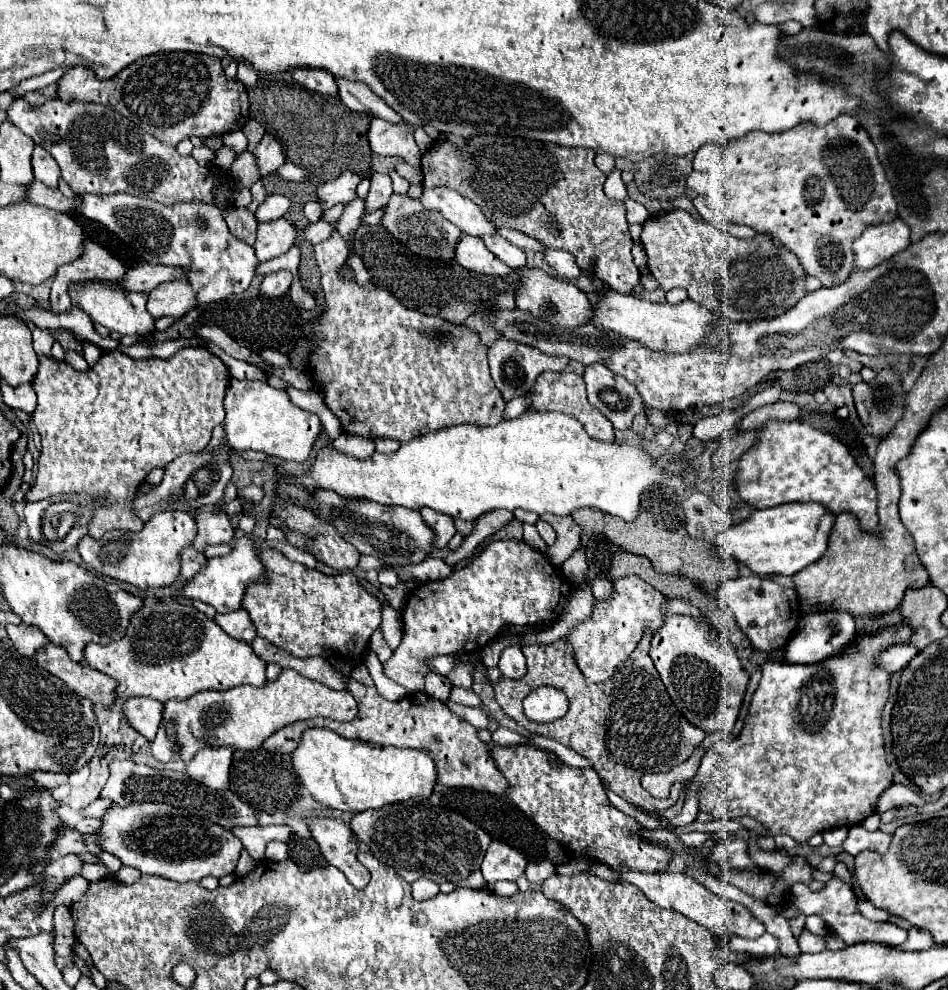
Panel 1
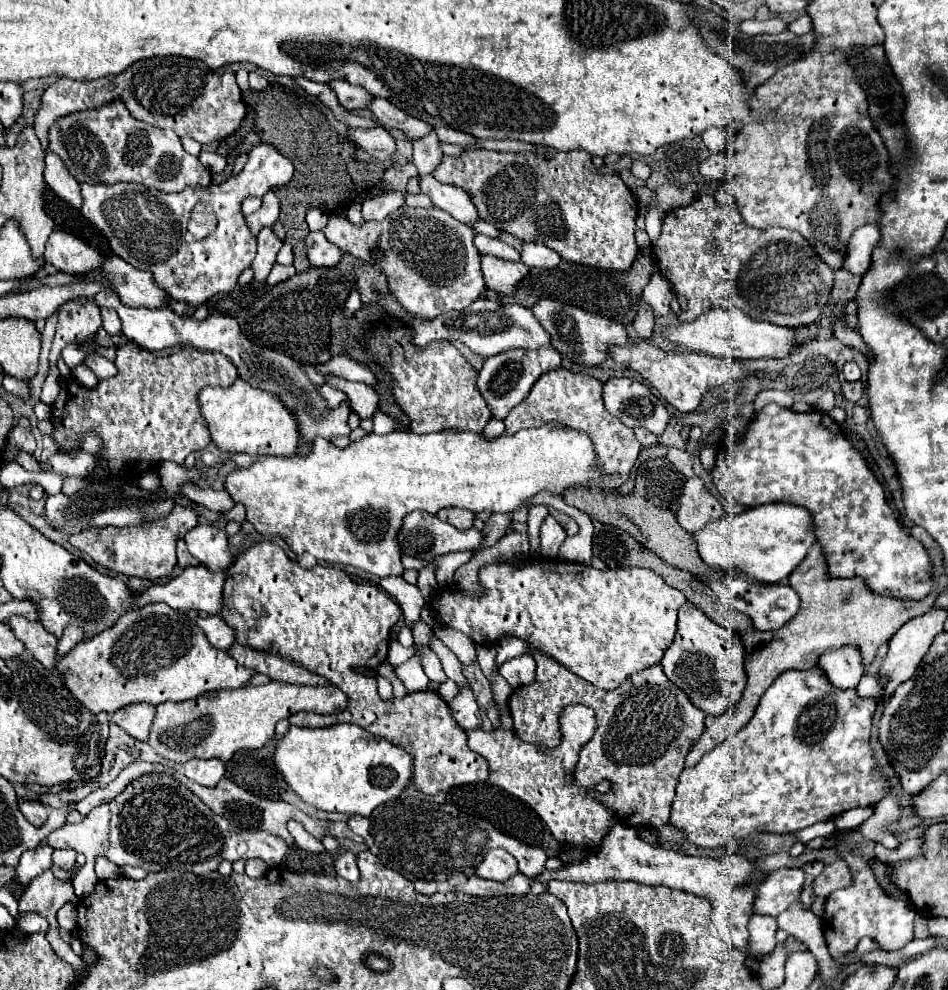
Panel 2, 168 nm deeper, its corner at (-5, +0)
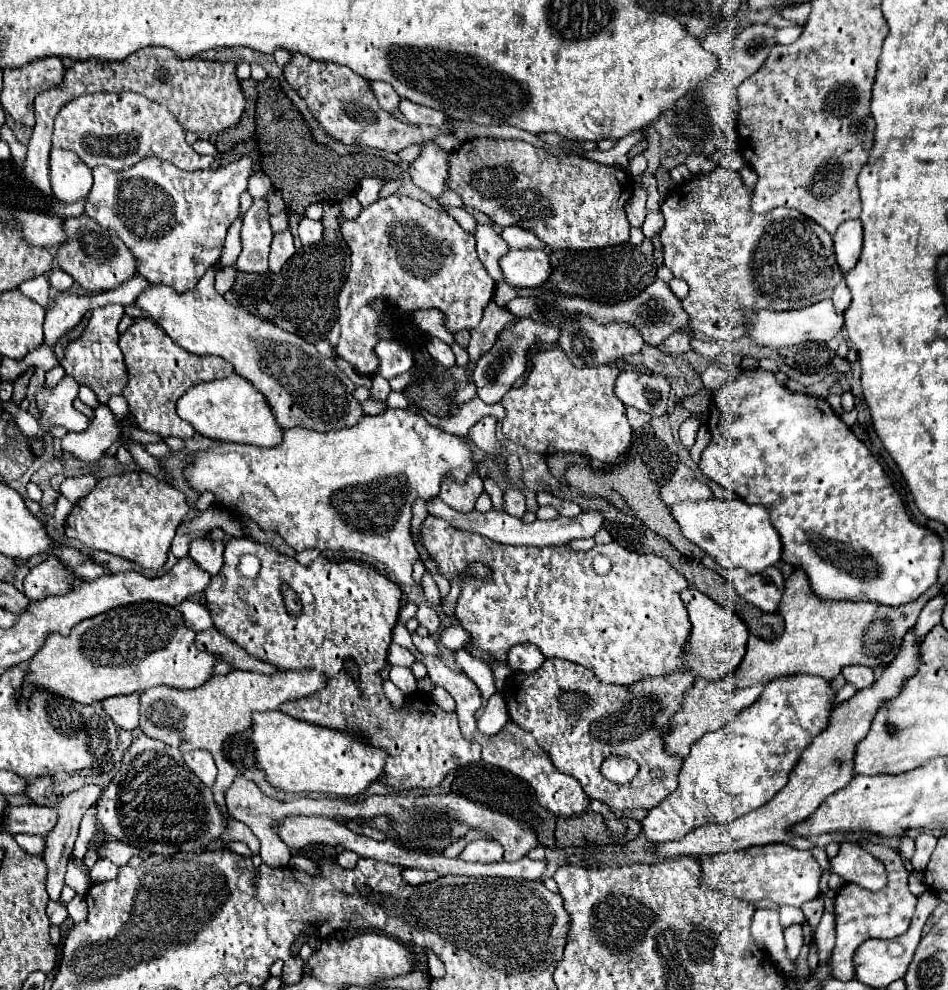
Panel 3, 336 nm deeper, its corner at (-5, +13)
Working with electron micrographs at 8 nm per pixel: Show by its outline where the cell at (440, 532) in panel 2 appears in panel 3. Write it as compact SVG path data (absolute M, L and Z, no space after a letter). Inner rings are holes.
M438 497L430 499L426 503L426 509L430 515L446 519L450 525L462 529L462 531L470 531L470 533L478 533L482 537L488 537L492 541L504 543L504 545L532 545L532 547L552 547L552 545L566 545L572 539L584 539L584 537L594 537L594 533L600 529L604 517L596 511L588 511L588 513L580 513L574 519L568 517L558 517L554 521L540 521L536 519L534 523L522 523L522 519L512 517L508 513L500 513L500 511L488 511L488 513L480 513L480 511L470 511L470 513L458 513L452 507L448 507L446 503L442 503Z

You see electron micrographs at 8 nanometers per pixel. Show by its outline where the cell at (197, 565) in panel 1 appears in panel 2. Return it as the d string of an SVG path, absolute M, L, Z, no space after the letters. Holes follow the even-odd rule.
M180 538L178 540L178 566L188 568L188 566L196 566L196 564L198 564L198 560L194 560L194 556L186 548L186 542Z

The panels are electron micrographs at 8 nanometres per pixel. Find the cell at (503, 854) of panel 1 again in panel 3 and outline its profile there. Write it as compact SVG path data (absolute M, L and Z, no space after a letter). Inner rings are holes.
M472 841L464 847L460 853L464 861L478 861L478 863L492 863L492 861L502 861L504 859L504 849L498 841Z

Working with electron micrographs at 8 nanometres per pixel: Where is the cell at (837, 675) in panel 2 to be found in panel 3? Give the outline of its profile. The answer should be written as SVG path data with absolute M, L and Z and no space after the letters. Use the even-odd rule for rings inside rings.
M850 665L850 667L842 667L842 675L848 683L856 685L856 689L864 689L868 685L874 683L874 673L870 667L864 667L864 665Z

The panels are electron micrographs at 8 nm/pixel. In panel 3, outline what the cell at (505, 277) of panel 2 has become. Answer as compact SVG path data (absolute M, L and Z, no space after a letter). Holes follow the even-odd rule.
M512 249L500 259L500 269L510 287L538 287L550 275L550 259L546 251Z

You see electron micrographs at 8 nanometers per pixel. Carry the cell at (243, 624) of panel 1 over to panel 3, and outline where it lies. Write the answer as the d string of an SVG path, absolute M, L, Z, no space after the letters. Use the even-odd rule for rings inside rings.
M184 601L182 605L178 605L178 609L182 611L186 625L190 629L194 629L196 633L214 627L212 625L212 615L210 615L210 611L202 603L198 603L198 601Z

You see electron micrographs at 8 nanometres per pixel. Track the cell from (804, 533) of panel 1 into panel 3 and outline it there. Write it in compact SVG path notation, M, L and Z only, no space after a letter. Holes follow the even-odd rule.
M708 499L672 505L670 509L684 537L696 543L706 555L714 557L726 569L744 567L750 573L762 573L782 561L780 535L770 523L770 513L762 505L750 505L742 499Z

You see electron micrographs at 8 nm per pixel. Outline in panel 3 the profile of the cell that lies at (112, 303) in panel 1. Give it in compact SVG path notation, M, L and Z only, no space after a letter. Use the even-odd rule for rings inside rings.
M218 265L210 267L206 275L198 281L198 285L186 293L178 293L166 285L150 285L138 295L134 305L140 307L156 325L164 329L166 335L170 335L186 351L194 355L220 355L226 361L230 361L236 367L238 375L246 377L258 391L264 393L280 427L284 429L306 427L306 429L328 433L328 431L340 431L340 429L356 425L358 419L362 417L360 403L352 397L352 391L356 389L356 385L336 367L334 359L322 357L314 345L302 341L298 335L288 333L280 329L278 325L270 321L262 321L246 313L242 307L228 303L214 289L216 271L218 271Z

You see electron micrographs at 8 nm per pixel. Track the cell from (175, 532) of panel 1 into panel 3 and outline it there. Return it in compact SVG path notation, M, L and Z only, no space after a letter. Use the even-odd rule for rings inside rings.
M128 473L104 477L80 499L66 519L64 533L82 541L90 549L108 551L130 559L144 569L160 569L166 563L176 527L188 515L190 505L178 489L150 477L148 473Z

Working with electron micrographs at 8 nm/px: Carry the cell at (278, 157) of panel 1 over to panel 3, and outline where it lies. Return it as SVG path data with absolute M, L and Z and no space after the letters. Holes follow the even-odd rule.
M242 155L222 169L194 173L180 171L174 165L154 157L142 159L134 167L128 167L124 171L96 167L92 171L94 185L88 195L84 213L104 229L114 231L114 235L118 235L126 243L126 247L138 261L138 275L146 277L152 283L162 283L174 287L178 293L184 293L196 287L198 279L208 271L210 265L220 261L226 233L234 219L240 215L240 193L246 191L248 181L254 173L264 173L260 155Z

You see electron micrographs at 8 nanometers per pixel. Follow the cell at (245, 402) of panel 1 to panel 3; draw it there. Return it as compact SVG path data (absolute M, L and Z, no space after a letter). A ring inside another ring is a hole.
M236 373L224 379L204 381L192 387L178 399L176 411L184 421L194 425L196 433L216 441L250 443L258 447L274 447L282 443L282 429L278 427L278 421L274 419L266 397L258 389L254 389L248 379L242 379Z

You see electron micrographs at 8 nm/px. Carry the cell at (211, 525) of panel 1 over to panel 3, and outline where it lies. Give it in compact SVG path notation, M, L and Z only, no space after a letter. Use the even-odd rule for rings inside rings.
M200 537L190 543L190 557L210 575L216 575L220 571L222 553L224 553L222 541L210 541L208 537Z

